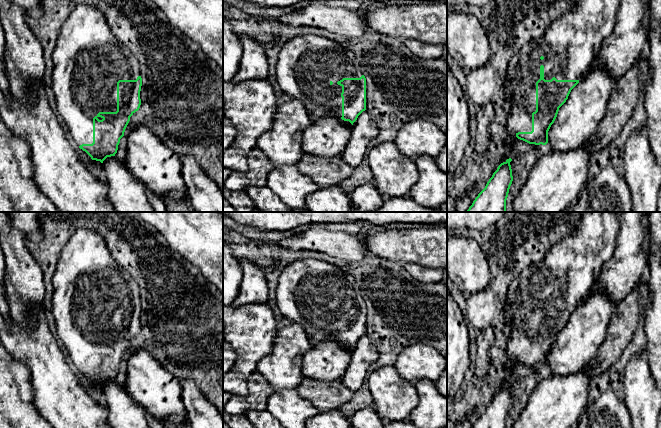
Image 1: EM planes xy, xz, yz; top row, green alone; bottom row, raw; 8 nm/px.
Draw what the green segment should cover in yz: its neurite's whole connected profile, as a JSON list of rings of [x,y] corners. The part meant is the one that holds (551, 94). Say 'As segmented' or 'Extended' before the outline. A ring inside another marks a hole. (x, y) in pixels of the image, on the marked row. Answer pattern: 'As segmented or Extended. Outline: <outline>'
Extended. Outline: [[[577,0],[569,12],[551,23],[541,39],[514,54],[508,65],[504,93],[511,103],[506,125],[518,139],[535,145],[548,143],[548,131],[559,108],[595,63],[601,43],[615,28],[619,7],[620,0]]]

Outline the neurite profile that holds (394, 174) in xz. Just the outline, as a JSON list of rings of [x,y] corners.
[[[395,142],[379,143],[369,149],[367,157],[381,195],[408,196],[419,178],[414,159],[405,156]]]

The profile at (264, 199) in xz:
[[[249,186],[245,189],[246,194],[254,202],[255,208],[263,212],[293,212],[290,207],[281,201],[281,199],[267,186],[258,188]]]

